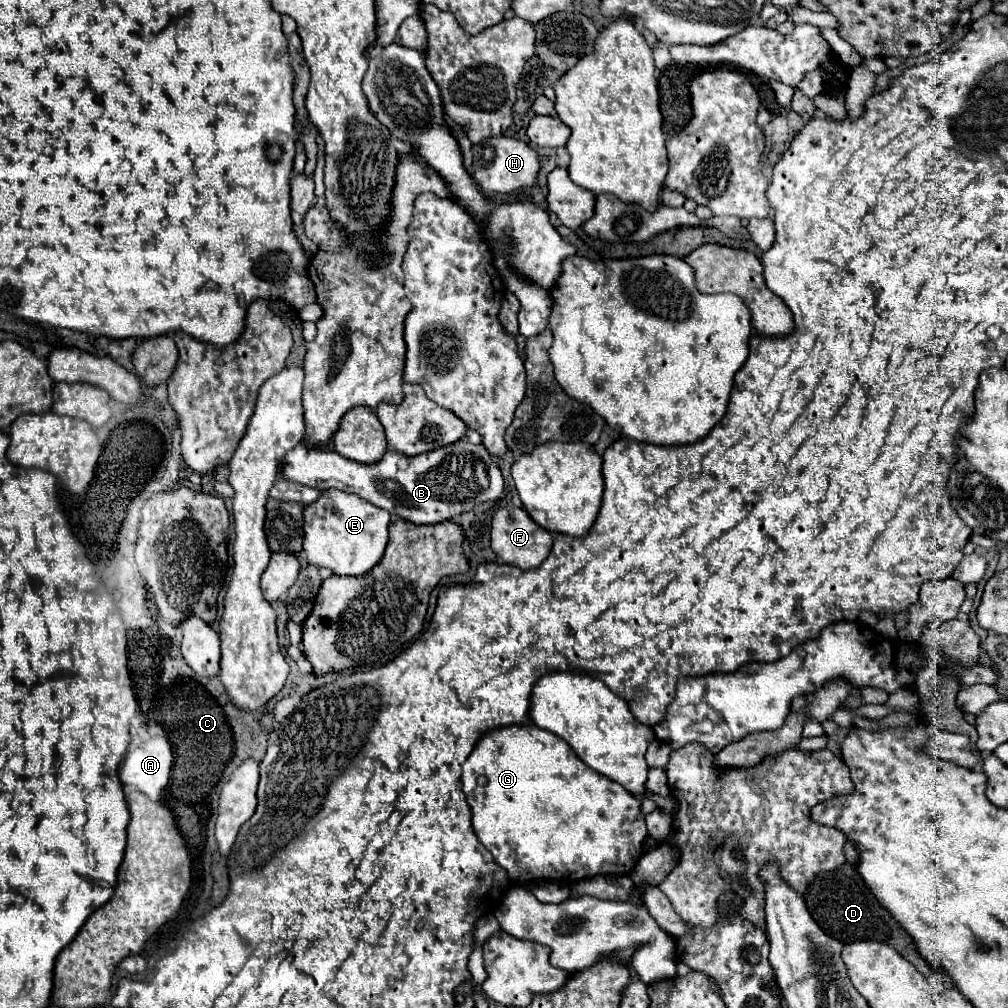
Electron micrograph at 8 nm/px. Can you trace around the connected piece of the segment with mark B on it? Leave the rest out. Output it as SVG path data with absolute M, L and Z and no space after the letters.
M467 439L455 441L441 449L421 453L415 457L387 451L377 465L363 465L341 457L329 449L307 451L303 443L291 449L283 459L283 477L317 489L341 489L355 493L369 503L387 509L395 519L417 525L435 525L451 521L457 515L471 511L479 503L497 501L503 495L503 475L497 461L483 445L469 443Z

